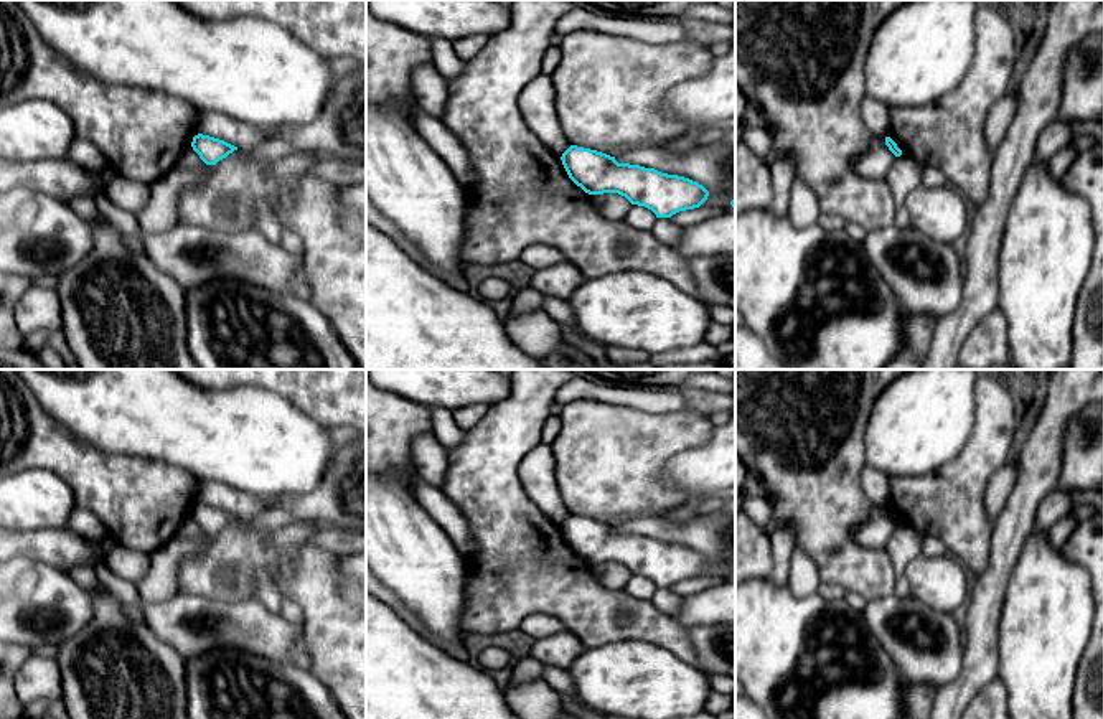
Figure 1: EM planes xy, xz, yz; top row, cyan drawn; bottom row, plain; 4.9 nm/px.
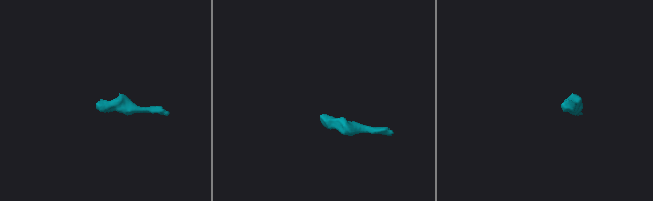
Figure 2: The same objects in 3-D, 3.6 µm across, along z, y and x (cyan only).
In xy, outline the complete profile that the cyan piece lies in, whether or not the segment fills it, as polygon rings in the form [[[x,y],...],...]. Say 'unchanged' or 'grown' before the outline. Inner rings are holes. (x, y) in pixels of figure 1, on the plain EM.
unchanged | [[[203,503],[193,506],[191,516],[206,534],[216,534],[219,529],[237,519],[237,516],[224,510]]]

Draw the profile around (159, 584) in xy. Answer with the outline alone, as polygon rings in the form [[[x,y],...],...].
[[[208,534],[198,539],[173,538],[158,551],[150,554],[150,569],[145,577],[137,582],[137,590],[145,604],[158,604],[176,594],[176,576],[181,564],[208,547]]]

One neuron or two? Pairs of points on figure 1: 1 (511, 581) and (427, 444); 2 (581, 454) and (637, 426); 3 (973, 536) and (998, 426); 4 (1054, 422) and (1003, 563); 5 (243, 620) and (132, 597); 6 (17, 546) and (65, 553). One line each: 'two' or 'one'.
1: two
2: one
3: one
4: one
5: one
6: one

